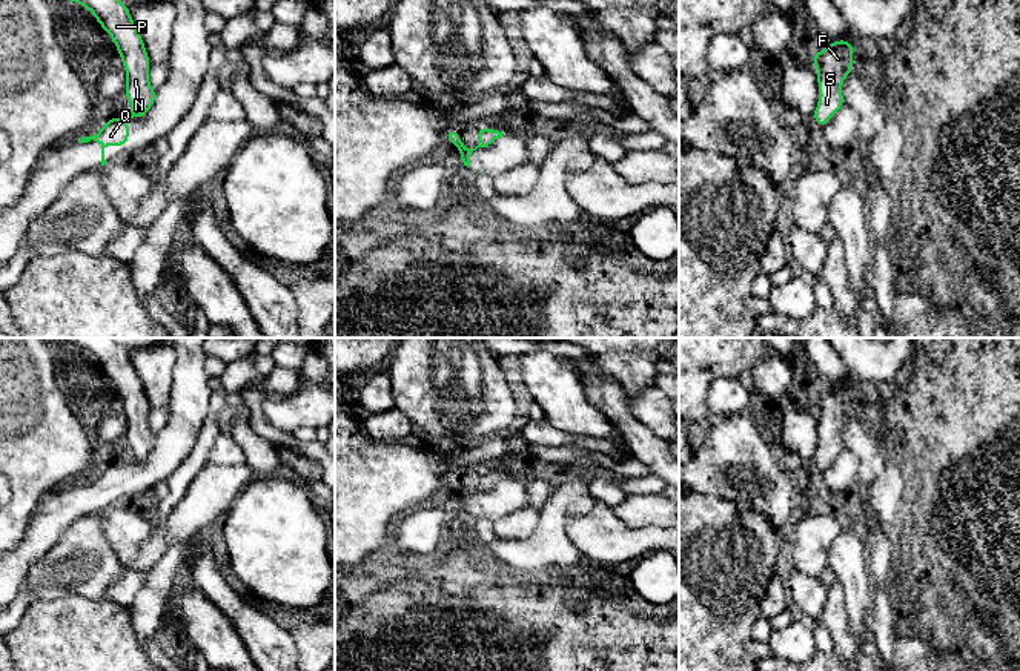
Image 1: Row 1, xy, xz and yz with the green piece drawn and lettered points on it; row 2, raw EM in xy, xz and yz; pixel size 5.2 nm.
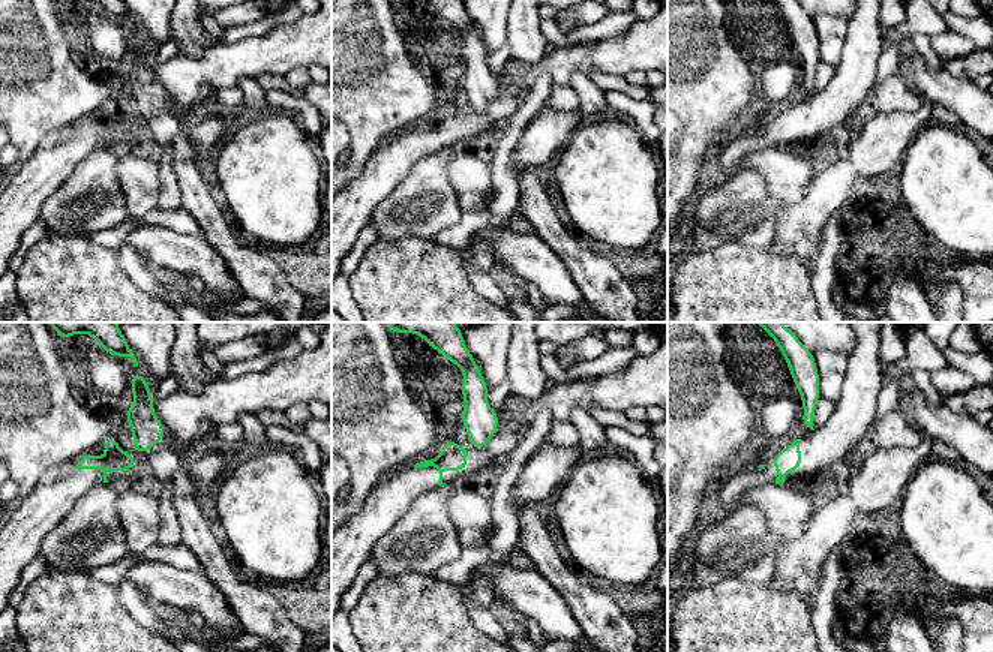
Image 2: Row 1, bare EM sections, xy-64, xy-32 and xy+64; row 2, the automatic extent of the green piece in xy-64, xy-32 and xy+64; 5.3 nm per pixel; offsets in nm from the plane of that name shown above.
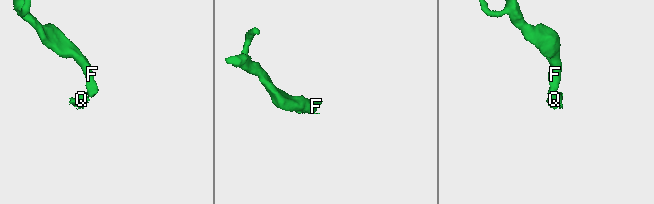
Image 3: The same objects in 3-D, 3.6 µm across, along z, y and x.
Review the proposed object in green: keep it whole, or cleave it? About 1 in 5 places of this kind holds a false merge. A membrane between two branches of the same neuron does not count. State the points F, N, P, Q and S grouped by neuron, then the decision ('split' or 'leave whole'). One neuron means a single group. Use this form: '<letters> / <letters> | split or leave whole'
F N P S / Q | split

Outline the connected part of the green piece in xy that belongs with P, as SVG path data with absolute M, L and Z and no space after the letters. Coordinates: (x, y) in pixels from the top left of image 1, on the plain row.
M54 338L61 344L72 344L88 355L101 369L121 401L126 415L124 439L135 461L143 461L155 447L157 435L151 430L147 418L151 404L144 385L132 365L129 352L114 338Z

